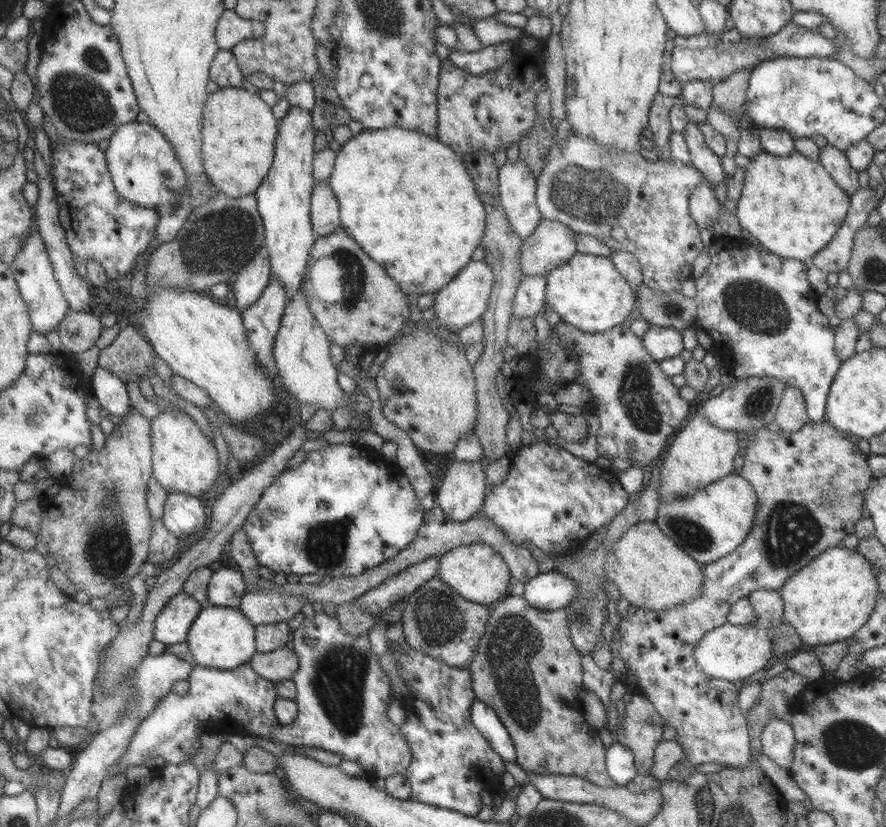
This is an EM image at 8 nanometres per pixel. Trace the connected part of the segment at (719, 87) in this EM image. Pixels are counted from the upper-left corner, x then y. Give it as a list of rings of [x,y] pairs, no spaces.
[[[739,69],[712,85],[713,104],[735,121],[743,112],[749,77],[749,69]]]

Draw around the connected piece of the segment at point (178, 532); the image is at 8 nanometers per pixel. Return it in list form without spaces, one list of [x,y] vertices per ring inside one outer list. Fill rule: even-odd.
[[[168,493],[161,522],[177,538],[185,538],[205,530],[204,504],[207,497],[194,497],[185,493]]]

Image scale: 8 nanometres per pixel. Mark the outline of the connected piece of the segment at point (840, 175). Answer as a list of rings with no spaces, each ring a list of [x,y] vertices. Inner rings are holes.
[[[827,144],[820,150],[818,161],[847,197],[857,192],[857,171],[851,168],[844,151]]]

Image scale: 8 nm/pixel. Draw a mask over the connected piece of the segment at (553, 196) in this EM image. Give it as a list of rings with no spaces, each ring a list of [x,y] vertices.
[[[571,132],[564,138],[564,143],[560,147],[556,147],[552,144],[549,149],[545,162],[541,167],[541,172],[536,178],[535,200],[541,218],[556,220],[577,234],[588,234],[590,237],[598,238],[605,243],[611,251],[626,250],[634,254],[642,270],[642,283],[650,289],[655,289],[662,293],[671,293],[673,291],[679,291],[681,282],[690,278],[691,267],[695,257],[701,251],[705,250],[699,237],[699,228],[688,211],[689,195],[691,195],[691,192],[695,190],[697,186],[704,182],[706,182],[705,177],[690,164],[684,165],[675,159],[663,160],[658,158],[656,161],[650,161],[646,160],[641,154],[637,153],[637,151],[623,152],[613,149],[602,149],[597,143],[592,141],[592,138],[582,137],[581,135]]]

